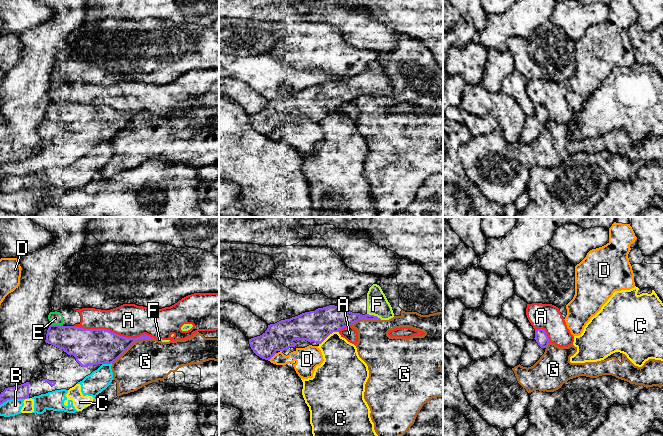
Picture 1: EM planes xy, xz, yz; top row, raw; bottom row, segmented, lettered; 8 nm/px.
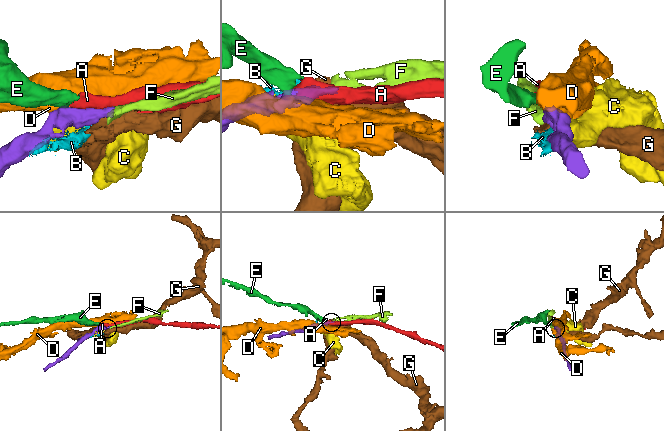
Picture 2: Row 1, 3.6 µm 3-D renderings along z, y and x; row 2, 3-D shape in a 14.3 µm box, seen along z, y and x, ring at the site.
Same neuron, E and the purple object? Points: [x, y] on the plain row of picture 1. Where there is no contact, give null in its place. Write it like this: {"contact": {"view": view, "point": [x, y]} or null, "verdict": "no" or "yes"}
{"contact": {"view": "xy", "point": [57, 101]}, "verdict": "no"}

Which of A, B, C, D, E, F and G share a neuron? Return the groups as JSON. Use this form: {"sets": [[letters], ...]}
{"sets": [["A", "E"], ["B", "C"], ["D"], ["F"], ["G"]]}

